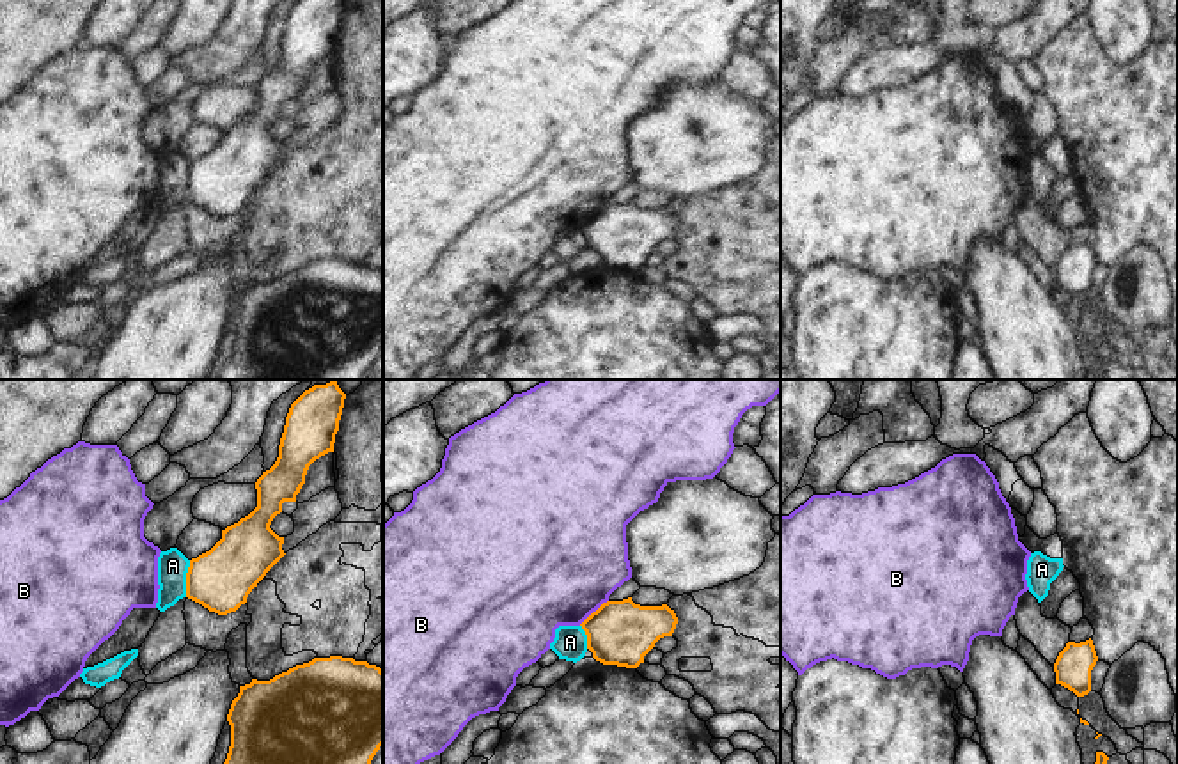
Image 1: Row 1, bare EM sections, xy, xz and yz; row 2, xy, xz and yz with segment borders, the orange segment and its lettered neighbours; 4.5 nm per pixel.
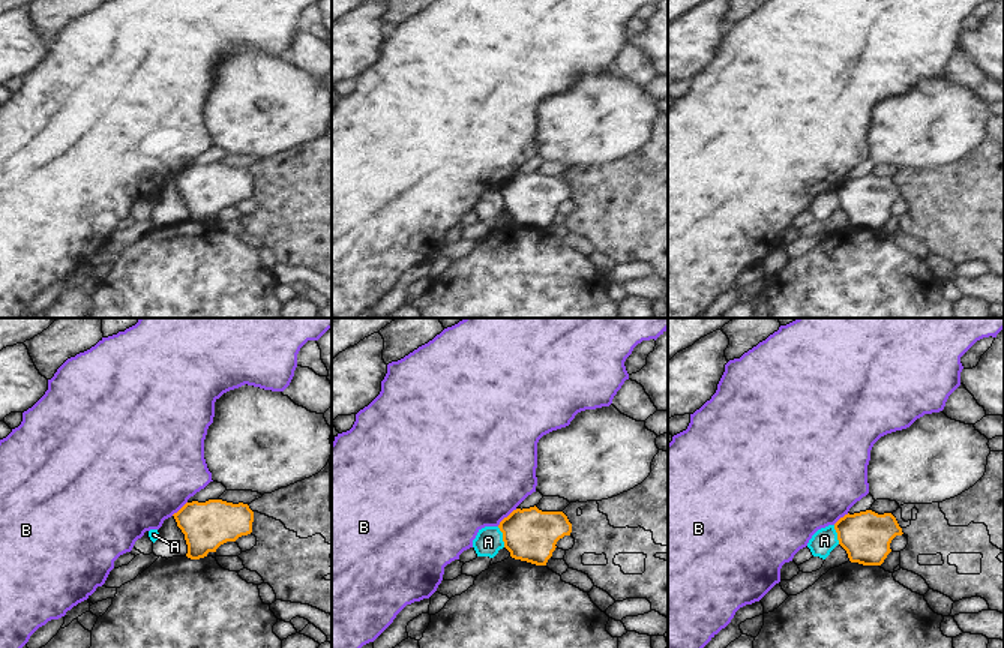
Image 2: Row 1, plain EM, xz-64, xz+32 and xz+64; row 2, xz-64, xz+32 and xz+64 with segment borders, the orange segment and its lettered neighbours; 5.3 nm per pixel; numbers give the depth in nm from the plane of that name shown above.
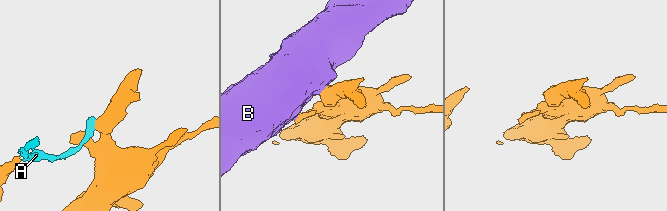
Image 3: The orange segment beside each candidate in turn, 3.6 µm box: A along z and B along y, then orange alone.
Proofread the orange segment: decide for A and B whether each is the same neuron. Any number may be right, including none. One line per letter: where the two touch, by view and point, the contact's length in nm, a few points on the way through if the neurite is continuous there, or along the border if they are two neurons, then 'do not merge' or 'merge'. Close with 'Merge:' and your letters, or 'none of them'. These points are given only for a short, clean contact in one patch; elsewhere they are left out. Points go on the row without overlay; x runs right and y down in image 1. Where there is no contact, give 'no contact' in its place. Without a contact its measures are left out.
A: xy (187, 181) | 170 nm | along xy (190, 163), (185, 199) | do not merge
B: xz (593, 215) | 180 nm | do not merge
Merge: none of them

